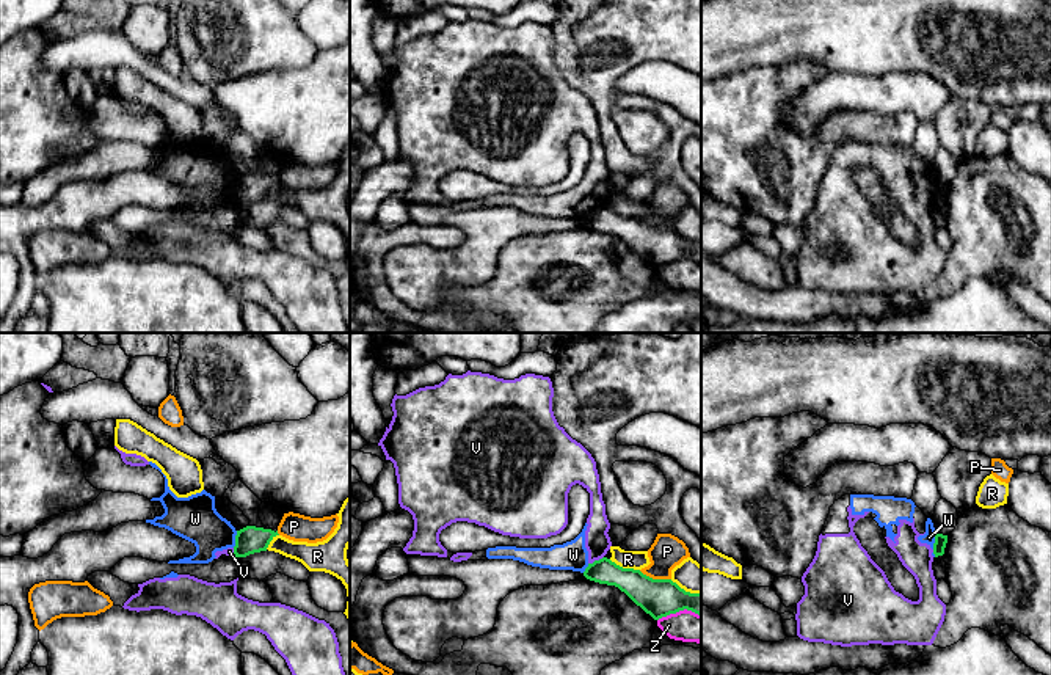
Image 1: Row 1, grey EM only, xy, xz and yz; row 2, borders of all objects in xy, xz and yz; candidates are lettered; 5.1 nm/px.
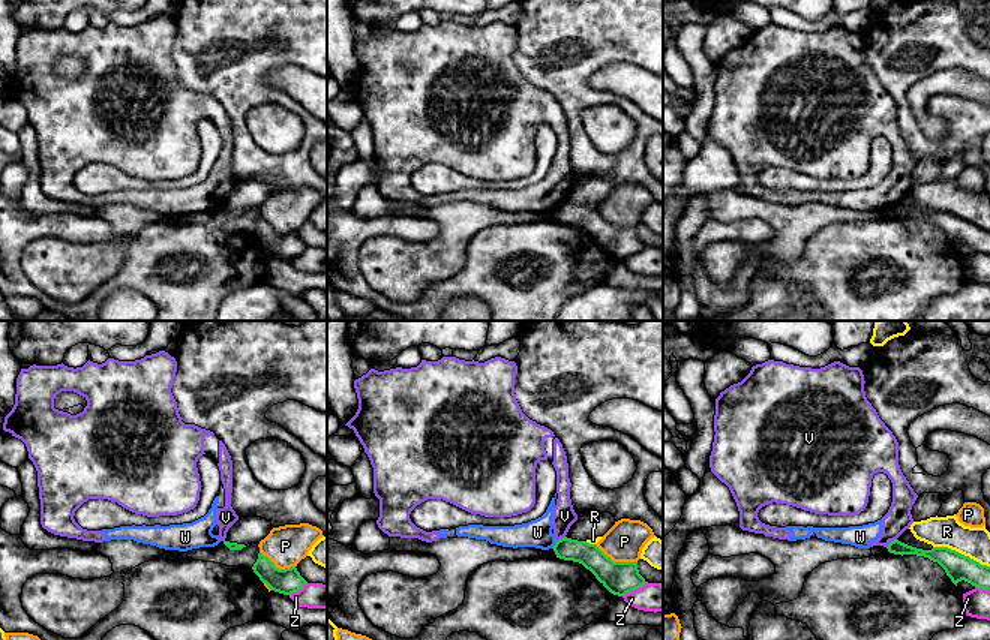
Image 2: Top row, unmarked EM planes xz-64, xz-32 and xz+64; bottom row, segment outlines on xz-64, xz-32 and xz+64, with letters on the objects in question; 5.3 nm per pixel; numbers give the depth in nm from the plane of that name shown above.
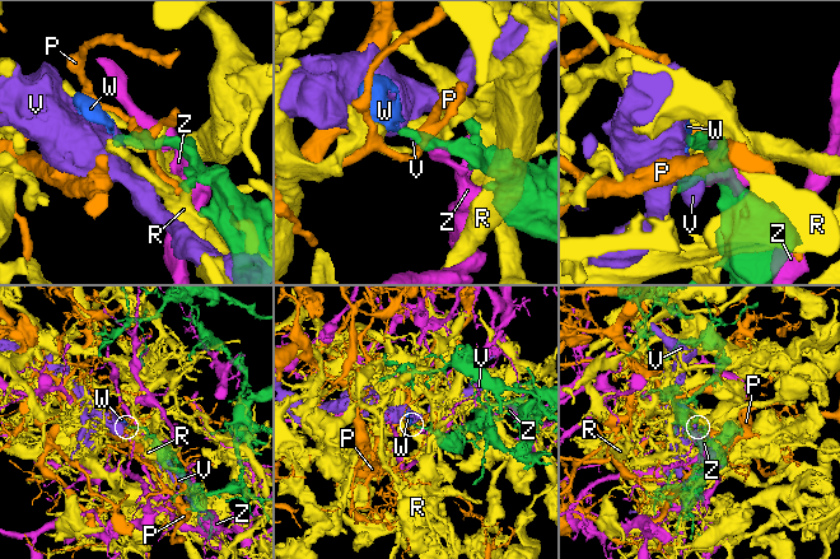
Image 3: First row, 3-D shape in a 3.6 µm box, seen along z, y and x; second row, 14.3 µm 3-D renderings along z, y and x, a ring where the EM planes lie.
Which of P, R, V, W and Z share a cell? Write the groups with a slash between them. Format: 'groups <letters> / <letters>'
groups P / R / V W / Z

